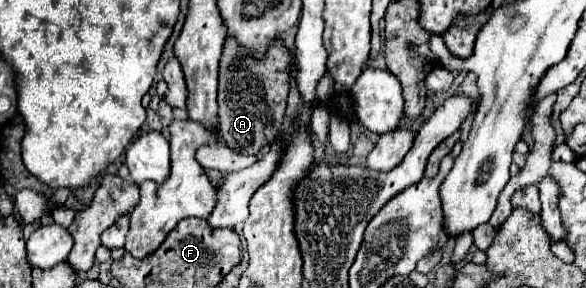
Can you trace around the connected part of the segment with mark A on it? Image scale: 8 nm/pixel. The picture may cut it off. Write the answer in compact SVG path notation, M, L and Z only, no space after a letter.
M226 38L218 78L218 124L220 138L228 148L258 154L280 132L290 92L290 62L292 52L278 38L270 42L264 58L256 58L252 50L240 46L234 38Z

